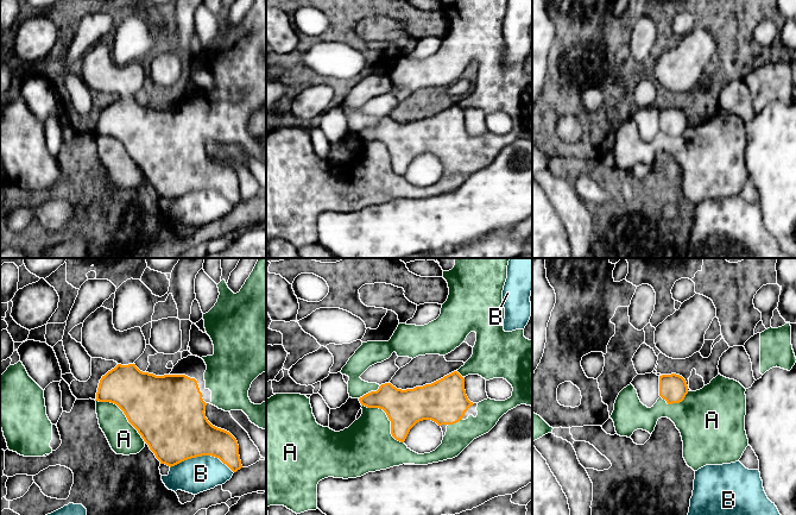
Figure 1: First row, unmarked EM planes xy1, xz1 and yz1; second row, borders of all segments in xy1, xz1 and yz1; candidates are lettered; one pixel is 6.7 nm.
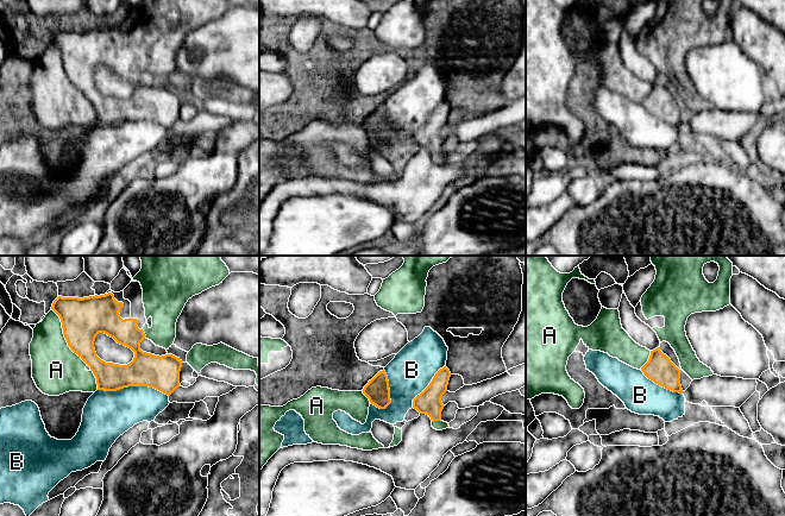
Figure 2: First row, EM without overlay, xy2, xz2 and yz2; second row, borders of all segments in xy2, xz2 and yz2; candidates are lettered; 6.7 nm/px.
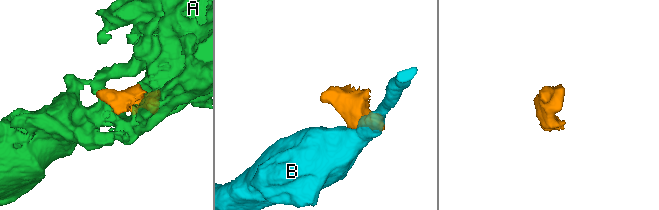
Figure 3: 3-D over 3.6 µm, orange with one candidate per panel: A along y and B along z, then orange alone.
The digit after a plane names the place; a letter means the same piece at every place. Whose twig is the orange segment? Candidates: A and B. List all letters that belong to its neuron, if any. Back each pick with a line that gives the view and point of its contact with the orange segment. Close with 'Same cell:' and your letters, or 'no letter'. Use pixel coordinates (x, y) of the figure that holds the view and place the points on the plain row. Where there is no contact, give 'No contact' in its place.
A: Touches orange at xy2 (64, 70)
Same cell: A

